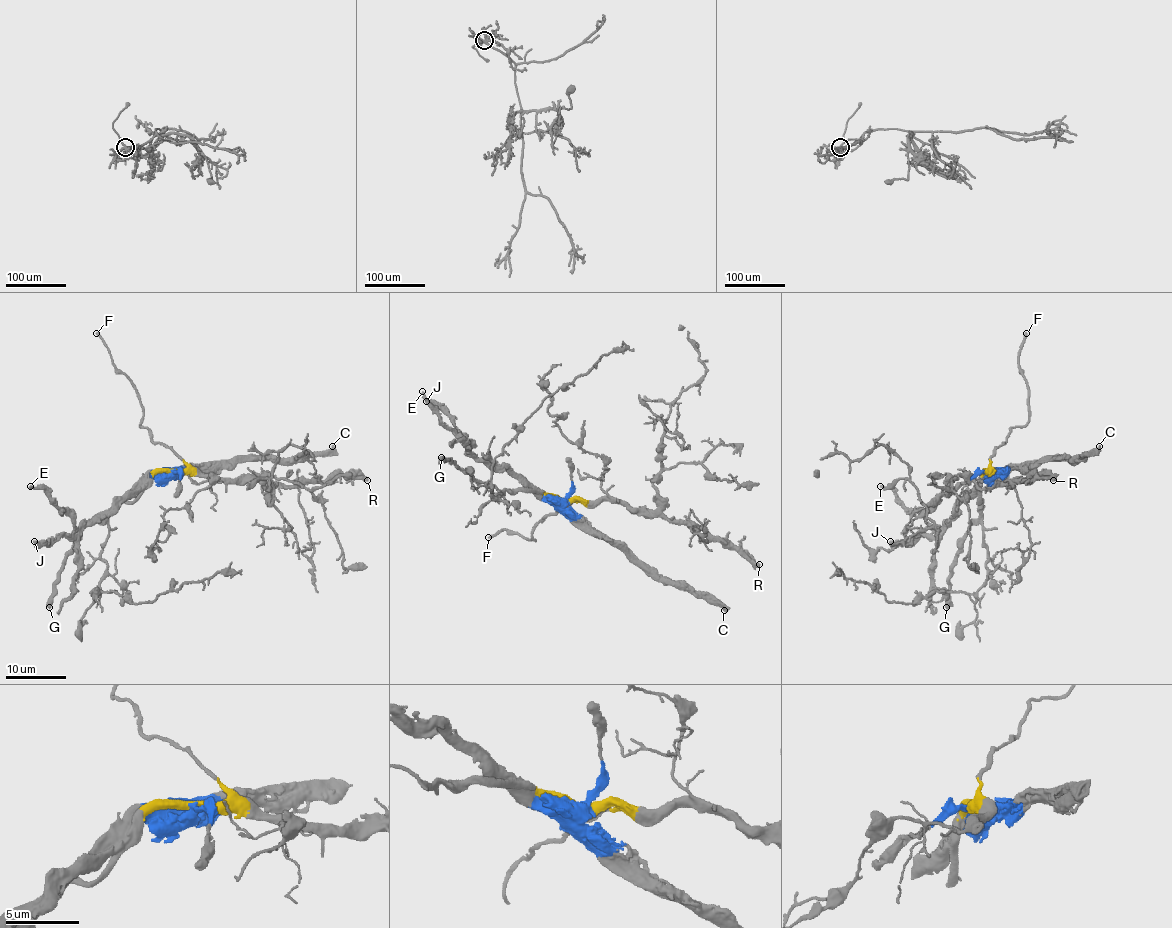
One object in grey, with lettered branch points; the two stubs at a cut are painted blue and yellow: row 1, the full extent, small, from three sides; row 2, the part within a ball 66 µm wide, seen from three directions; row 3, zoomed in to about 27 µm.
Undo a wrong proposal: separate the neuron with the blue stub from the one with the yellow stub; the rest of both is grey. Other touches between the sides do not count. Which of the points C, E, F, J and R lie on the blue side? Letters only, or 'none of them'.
C, E, J

